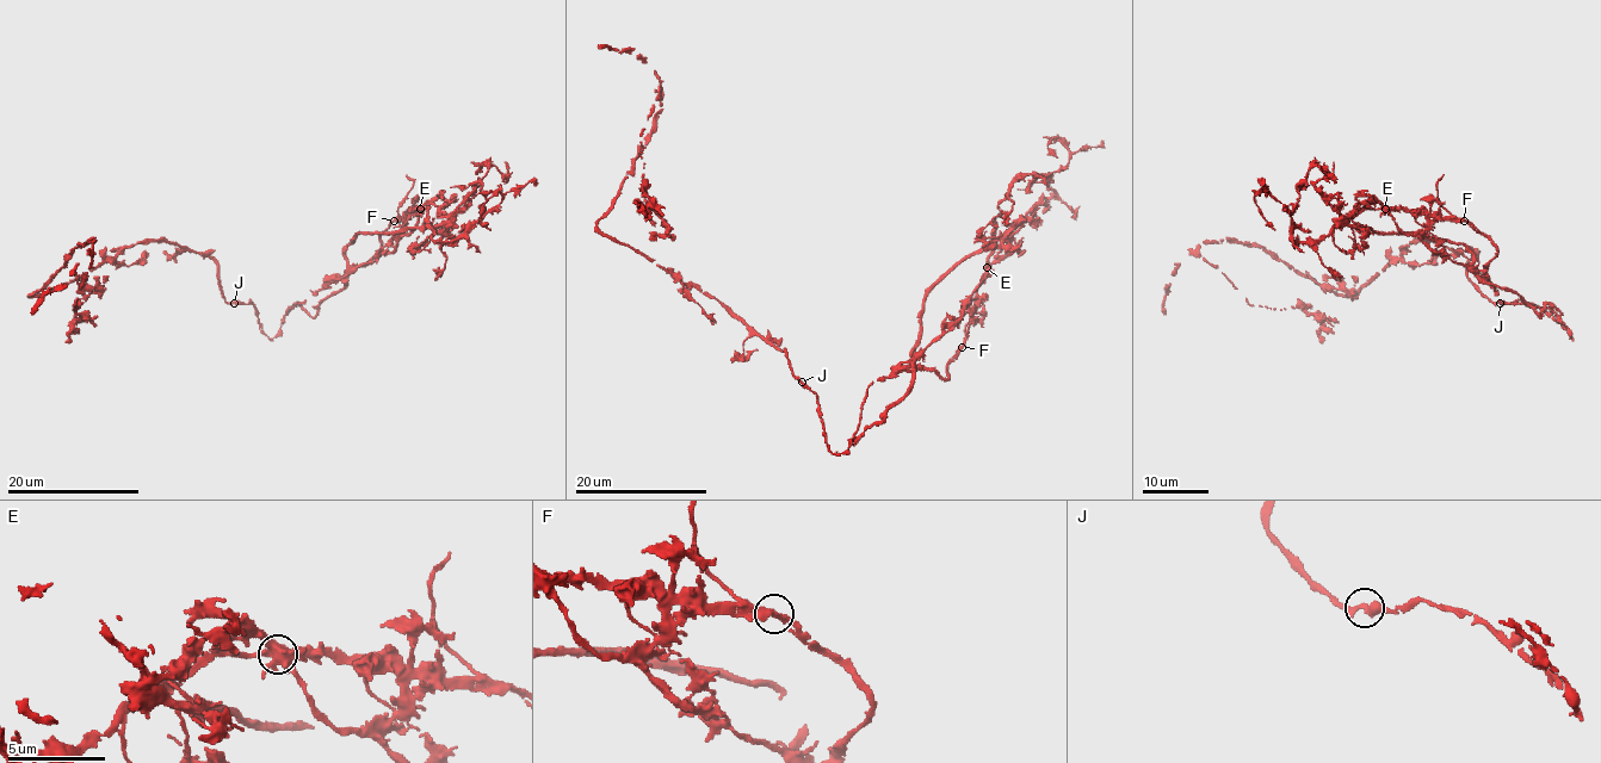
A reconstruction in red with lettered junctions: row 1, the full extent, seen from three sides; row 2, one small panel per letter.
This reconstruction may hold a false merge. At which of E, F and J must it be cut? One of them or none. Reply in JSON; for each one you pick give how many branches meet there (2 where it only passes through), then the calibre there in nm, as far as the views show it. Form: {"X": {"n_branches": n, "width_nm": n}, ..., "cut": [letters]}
{"E": {"n_branches": 6, "width_nm": 500}, "cut": ["E"]}

